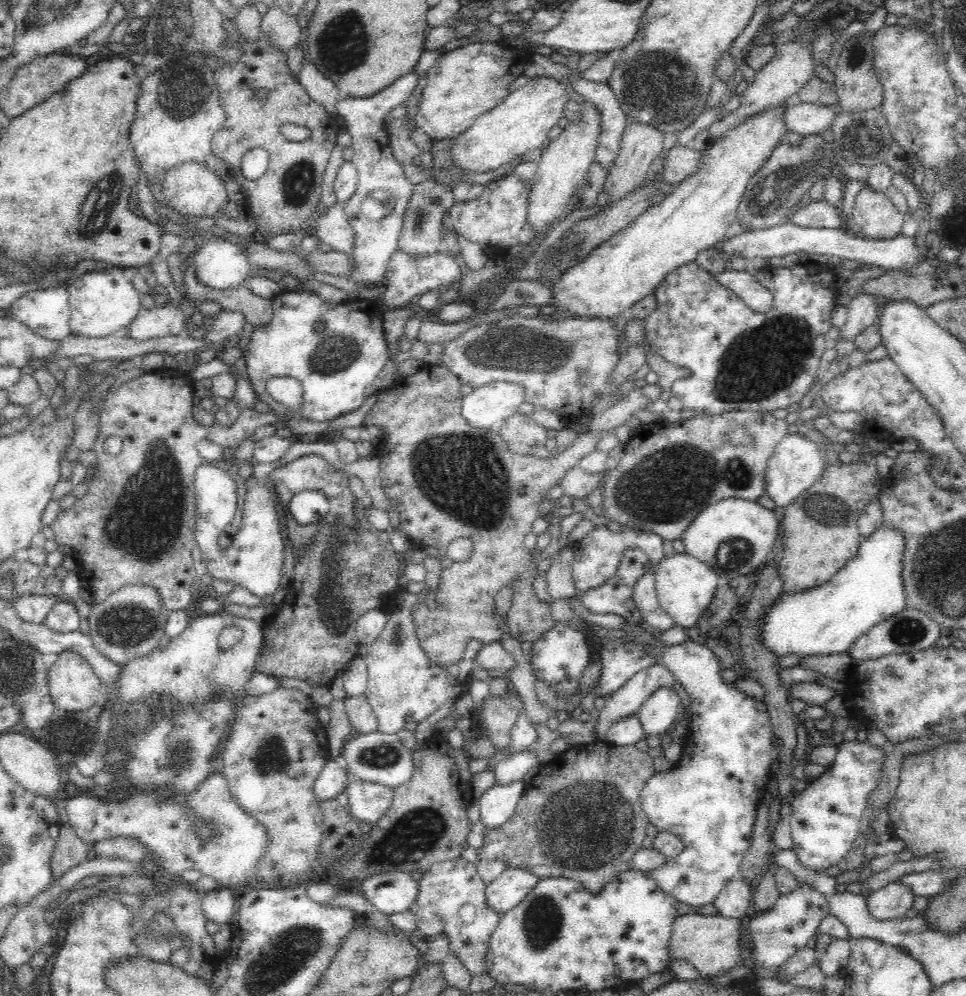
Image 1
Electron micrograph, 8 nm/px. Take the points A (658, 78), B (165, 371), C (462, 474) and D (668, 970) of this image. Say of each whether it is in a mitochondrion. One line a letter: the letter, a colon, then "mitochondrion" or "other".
A: mitochondrion
B: other
C: mitochondrion
D: other

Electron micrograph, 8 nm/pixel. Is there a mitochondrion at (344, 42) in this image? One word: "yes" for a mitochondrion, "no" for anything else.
yes

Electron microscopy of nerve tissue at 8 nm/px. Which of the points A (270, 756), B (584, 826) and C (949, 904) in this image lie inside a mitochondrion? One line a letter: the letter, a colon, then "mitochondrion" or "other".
A: mitochondrion
B: mitochondrion
C: mitochondrion

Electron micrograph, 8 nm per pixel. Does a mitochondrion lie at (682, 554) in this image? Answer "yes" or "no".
no

